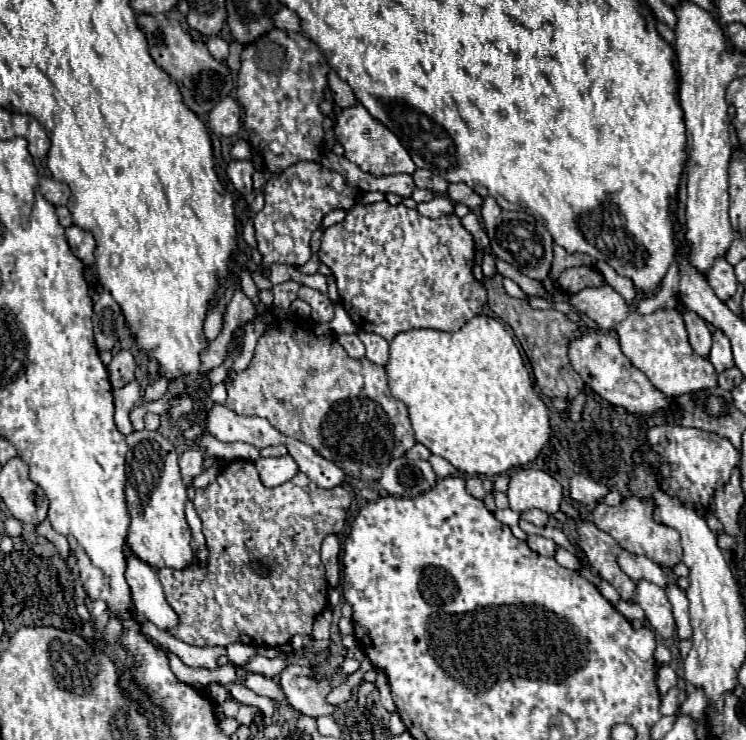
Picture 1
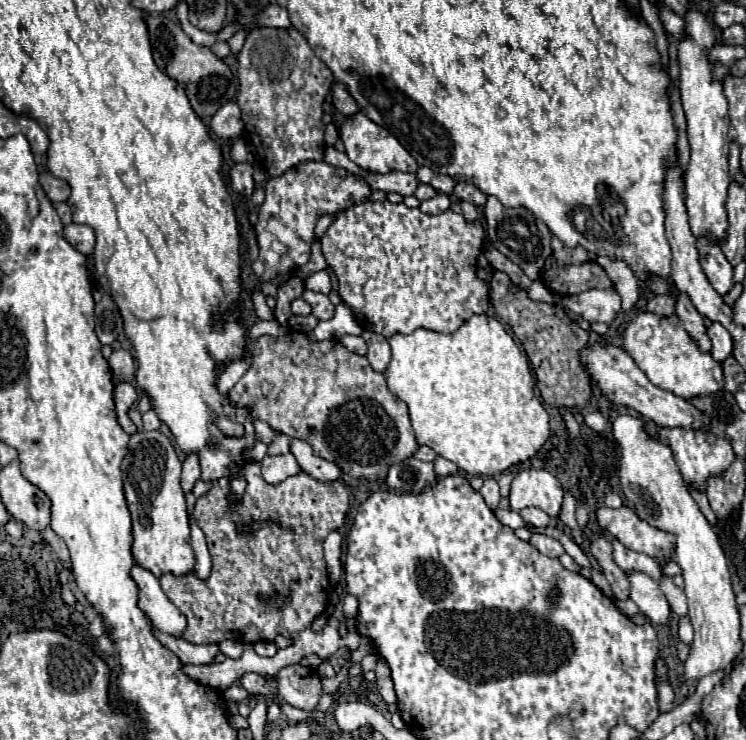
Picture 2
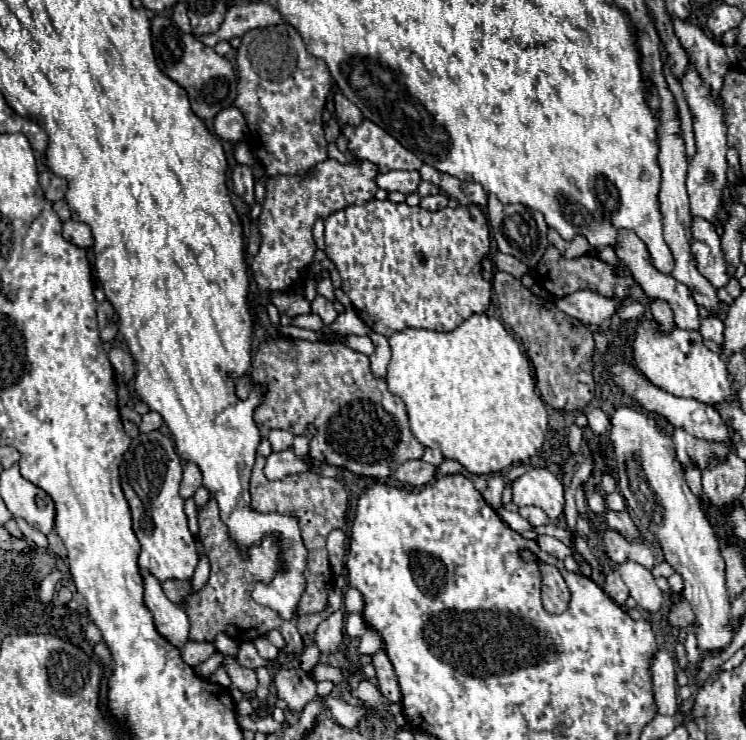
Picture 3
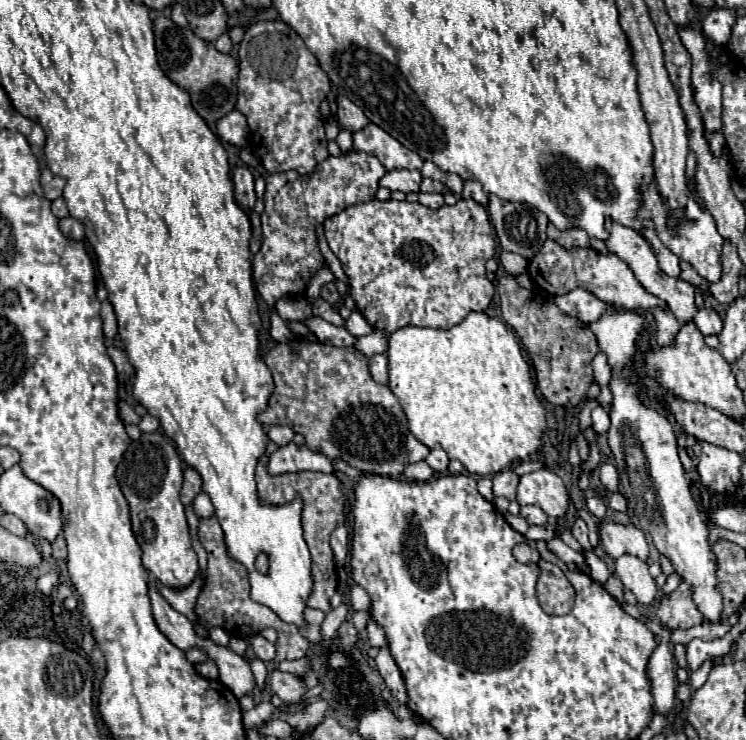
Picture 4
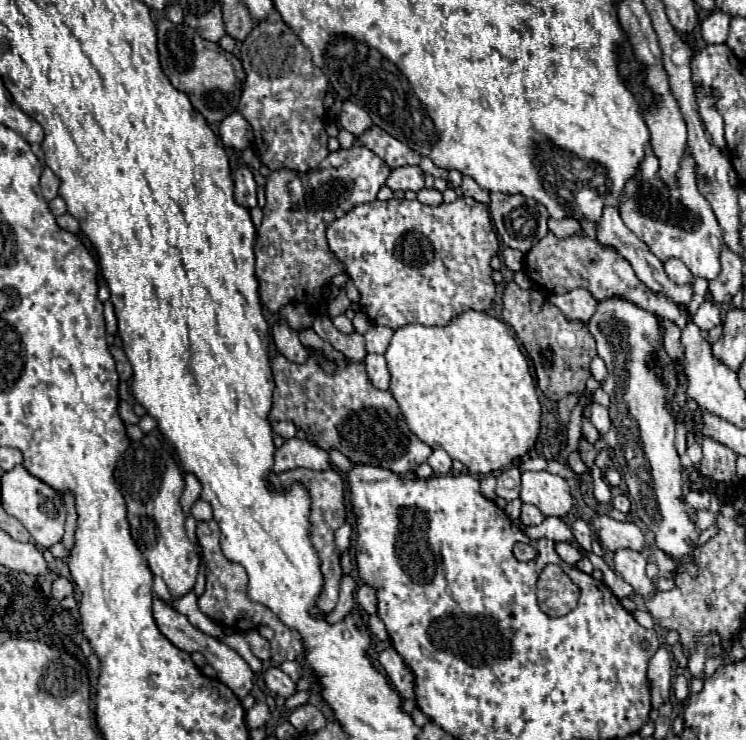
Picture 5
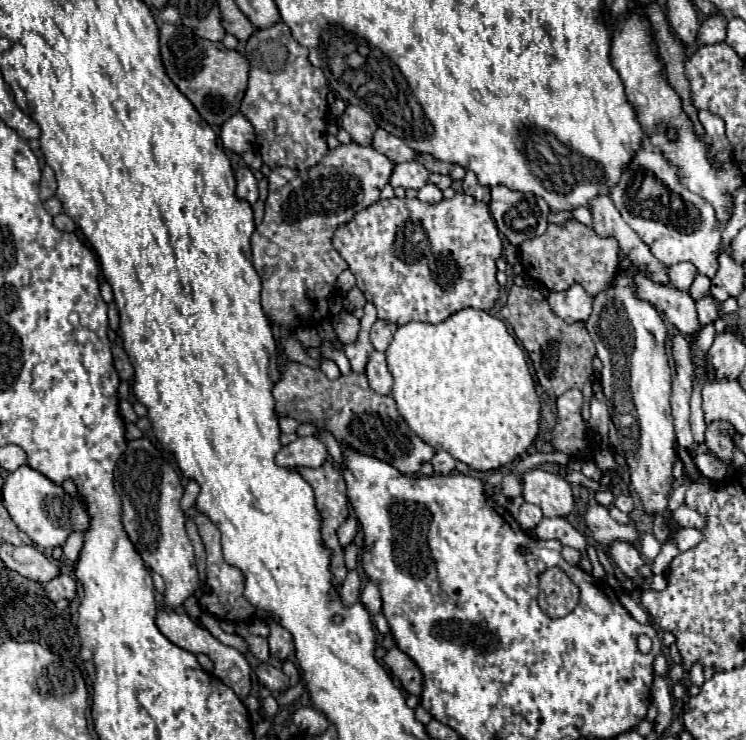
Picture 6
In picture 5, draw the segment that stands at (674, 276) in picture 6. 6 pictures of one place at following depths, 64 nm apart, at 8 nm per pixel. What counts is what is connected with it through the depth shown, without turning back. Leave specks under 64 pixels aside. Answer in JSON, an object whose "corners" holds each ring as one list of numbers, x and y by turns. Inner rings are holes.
{"corners":[[668,260,668,262,664,262,664,268,666,268,668,278,674,280,676,284,692,284,692,280,694,280,694,274,680,260]]}

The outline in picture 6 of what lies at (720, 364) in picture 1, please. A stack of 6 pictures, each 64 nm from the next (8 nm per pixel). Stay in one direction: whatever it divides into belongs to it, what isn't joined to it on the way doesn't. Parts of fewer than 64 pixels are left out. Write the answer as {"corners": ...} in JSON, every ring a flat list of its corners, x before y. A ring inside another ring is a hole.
{"corners":[[710,294,702,296,702,298,696,302,696,308,698,308,698,318,702,320,704,326,710,324,710,322,714,322,714,320,718,318,718,302,716,302]]}

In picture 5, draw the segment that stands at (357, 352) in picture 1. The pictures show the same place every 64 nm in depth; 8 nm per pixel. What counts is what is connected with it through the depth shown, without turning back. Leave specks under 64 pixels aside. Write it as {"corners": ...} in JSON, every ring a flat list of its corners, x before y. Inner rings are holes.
{"corners":[[372,324,370,330,366,332,366,350,374,352,374,354,384,354,386,348,388,348,388,344,390,344,392,334,394,334,392,328]]}

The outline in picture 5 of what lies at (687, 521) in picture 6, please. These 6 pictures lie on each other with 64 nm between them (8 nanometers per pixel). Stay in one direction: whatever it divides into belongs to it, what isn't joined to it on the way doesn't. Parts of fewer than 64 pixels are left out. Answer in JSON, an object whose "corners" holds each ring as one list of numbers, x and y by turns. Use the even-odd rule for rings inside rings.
{"corners":[[698,510,698,512,694,512,694,516,692,516,692,520,698,524,698,528,702,528,702,530,706,530,714,520,716,520,716,516,712,514,712,512,706,512,706,510]]}

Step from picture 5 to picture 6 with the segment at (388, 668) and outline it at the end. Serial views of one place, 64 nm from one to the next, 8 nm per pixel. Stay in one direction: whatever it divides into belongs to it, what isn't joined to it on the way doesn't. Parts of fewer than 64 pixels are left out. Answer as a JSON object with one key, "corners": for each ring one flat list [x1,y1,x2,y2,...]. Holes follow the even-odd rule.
{"corners":[[394,646,386,652,384,662,410,694,416,694,416,696,422,694,422,686,424,686,422,672,408,654,404,654,400,648]]}

